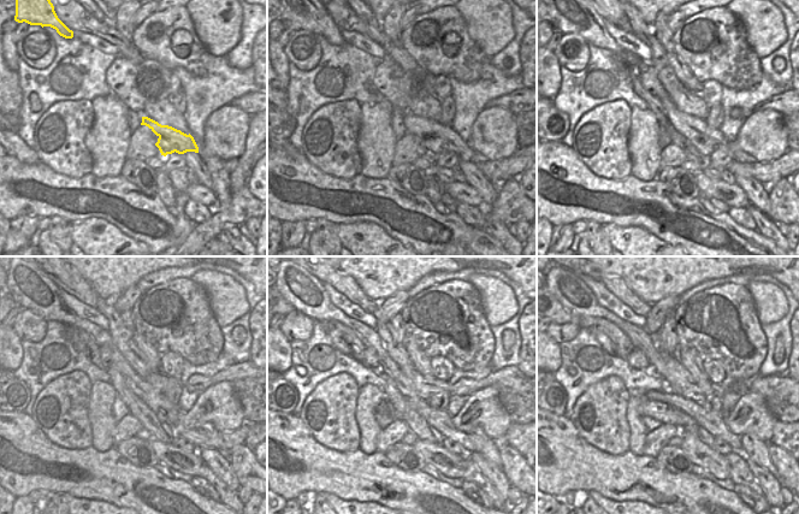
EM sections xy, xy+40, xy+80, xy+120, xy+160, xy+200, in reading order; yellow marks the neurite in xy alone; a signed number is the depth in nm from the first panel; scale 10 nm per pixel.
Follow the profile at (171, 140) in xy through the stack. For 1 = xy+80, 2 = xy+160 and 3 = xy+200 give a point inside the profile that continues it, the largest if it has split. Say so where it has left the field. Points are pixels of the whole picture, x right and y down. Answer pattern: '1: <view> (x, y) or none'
1: xy+80 (709, 139)
2: xy+160 (299, 287)
3: xy+200 (567, 288)

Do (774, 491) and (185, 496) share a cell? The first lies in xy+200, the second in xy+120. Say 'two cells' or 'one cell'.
two cells

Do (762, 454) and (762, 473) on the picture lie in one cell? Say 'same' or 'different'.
different

